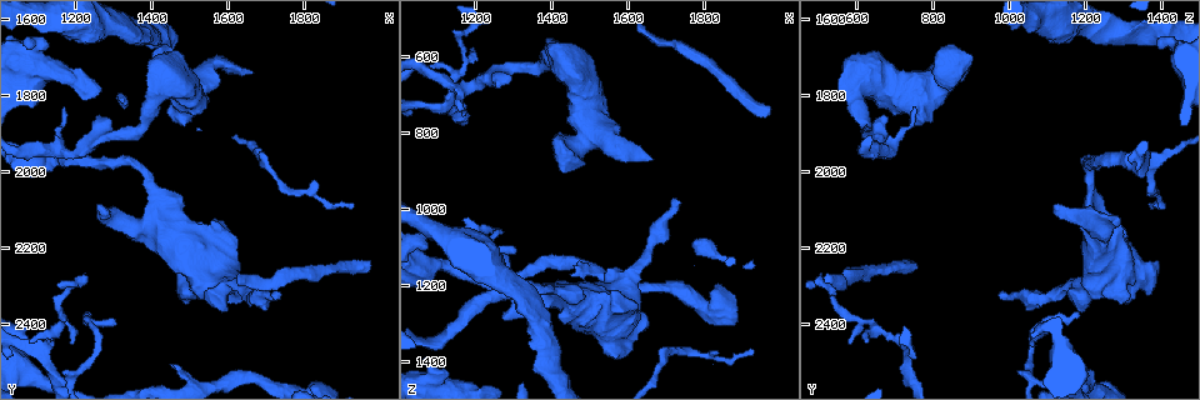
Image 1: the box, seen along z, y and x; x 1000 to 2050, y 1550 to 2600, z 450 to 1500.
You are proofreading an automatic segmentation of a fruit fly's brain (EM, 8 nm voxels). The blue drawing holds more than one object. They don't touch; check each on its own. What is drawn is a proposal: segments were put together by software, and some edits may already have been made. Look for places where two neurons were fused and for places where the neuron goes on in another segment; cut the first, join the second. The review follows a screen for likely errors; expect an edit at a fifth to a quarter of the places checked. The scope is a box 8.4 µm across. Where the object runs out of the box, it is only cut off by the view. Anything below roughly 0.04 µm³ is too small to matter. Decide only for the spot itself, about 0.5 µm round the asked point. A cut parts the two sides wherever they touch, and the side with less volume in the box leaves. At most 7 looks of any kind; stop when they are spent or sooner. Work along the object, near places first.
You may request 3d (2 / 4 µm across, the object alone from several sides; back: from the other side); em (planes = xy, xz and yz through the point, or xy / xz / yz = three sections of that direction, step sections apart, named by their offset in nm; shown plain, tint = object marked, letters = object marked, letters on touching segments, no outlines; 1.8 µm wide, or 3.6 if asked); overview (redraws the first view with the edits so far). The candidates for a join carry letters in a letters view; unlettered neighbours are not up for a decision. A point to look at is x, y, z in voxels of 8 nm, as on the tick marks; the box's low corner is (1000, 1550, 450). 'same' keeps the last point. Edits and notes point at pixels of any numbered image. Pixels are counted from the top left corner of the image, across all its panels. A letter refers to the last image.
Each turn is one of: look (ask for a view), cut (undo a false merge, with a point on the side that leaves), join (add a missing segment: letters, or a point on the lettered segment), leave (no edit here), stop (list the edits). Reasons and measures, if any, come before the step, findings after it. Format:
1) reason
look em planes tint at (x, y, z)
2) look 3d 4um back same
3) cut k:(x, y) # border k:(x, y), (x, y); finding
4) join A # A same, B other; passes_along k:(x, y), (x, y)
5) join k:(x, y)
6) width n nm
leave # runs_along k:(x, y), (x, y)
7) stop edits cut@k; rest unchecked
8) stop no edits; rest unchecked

an open end
look 3d 2um at (1195, 2450, 580)

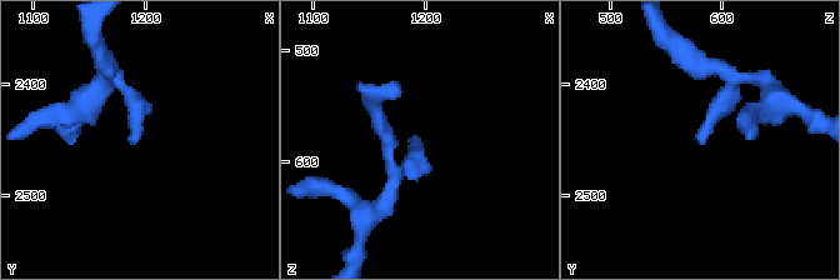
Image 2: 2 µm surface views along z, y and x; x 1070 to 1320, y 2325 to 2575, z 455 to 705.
need the tissue
look em planes letters at (1190, 2452, 578)

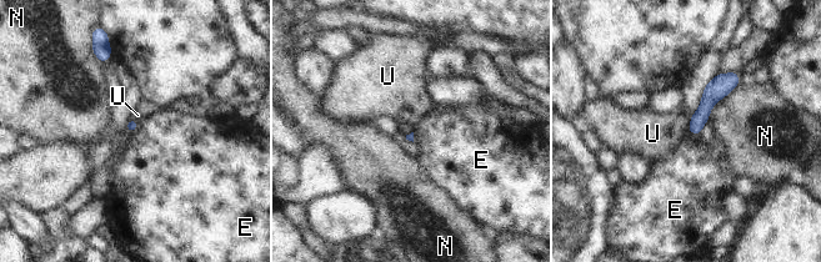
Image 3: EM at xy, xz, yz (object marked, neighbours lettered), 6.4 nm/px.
leave # E other, N other, U other; border 3:(138, 124), (133, 134); none of them fits

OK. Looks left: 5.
free end
look em planes letters at (1665, 1740, 870)

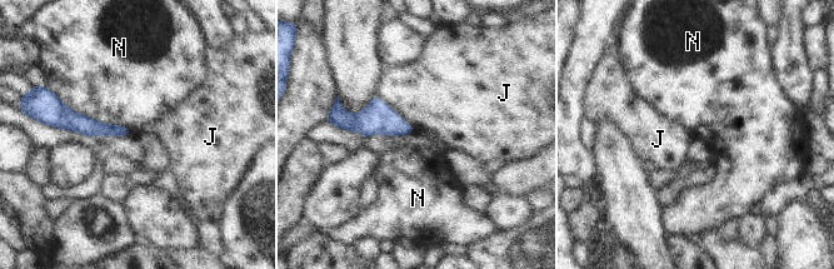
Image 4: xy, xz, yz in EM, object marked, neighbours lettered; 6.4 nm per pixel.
leave # J other, N other; runs_along 4:(63, 119), (91, 128), (125, 131); no lettered segment goes on from it

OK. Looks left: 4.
branch stops here
look 3d 4um at (1980, 2245, 740)

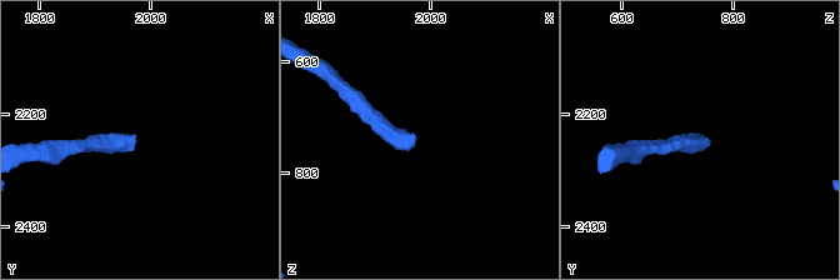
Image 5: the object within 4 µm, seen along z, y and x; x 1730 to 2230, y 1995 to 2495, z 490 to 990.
need the tissue
look em planes tint at (1975, 2245, 740)

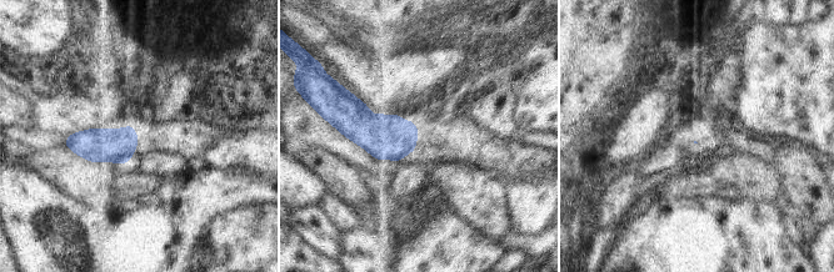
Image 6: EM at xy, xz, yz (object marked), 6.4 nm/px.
look em planes letters same

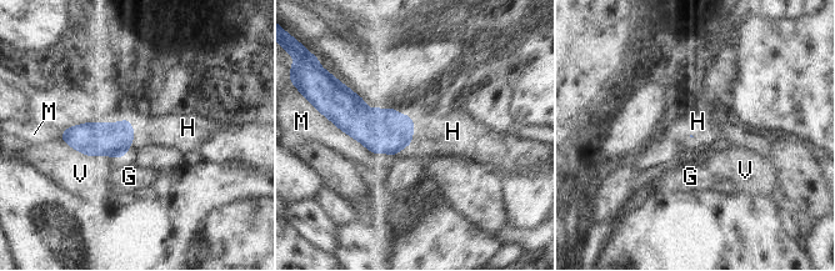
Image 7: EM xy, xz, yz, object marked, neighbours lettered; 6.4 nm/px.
join H # G other, H same, M other, V other; passes_along 7:(380, 130), (413, 134), (450, 133); the neuron continues

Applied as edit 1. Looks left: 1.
stop edits join@7; rest unchecked

